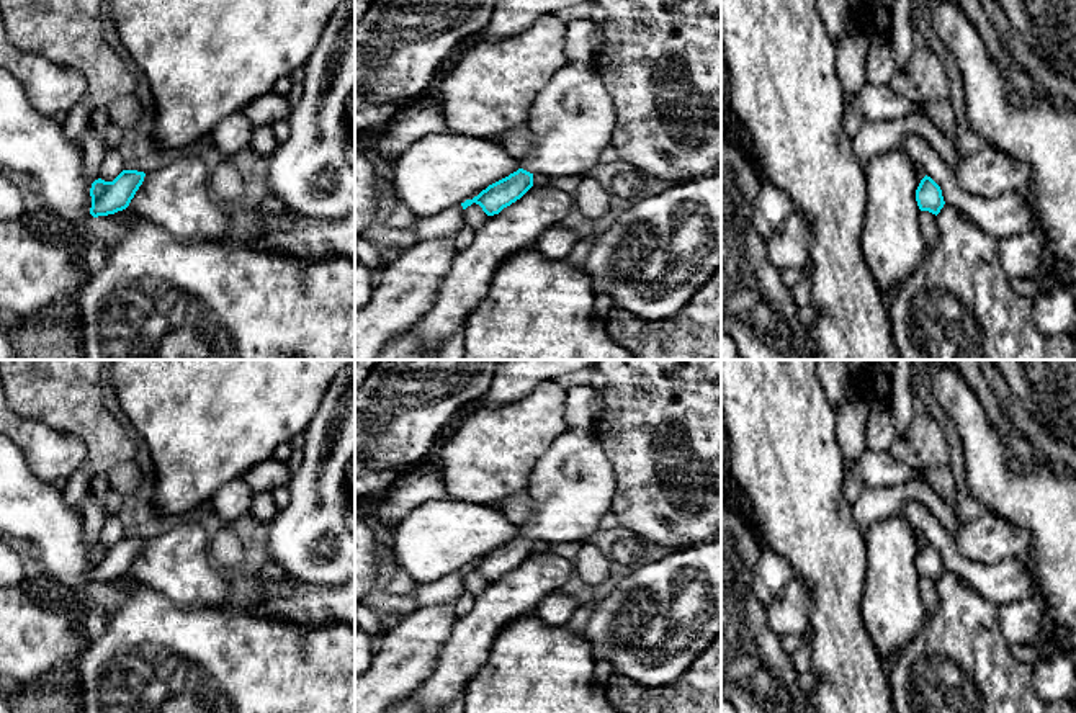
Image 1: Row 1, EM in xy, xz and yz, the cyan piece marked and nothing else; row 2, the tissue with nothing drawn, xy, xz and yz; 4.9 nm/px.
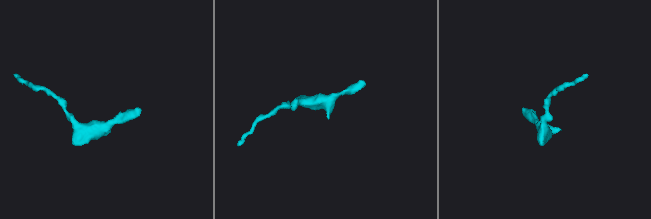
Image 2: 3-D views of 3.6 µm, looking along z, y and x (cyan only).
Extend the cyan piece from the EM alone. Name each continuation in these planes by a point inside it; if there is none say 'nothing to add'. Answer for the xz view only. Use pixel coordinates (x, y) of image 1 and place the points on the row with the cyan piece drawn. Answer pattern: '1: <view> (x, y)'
1: xz (571, 120)

